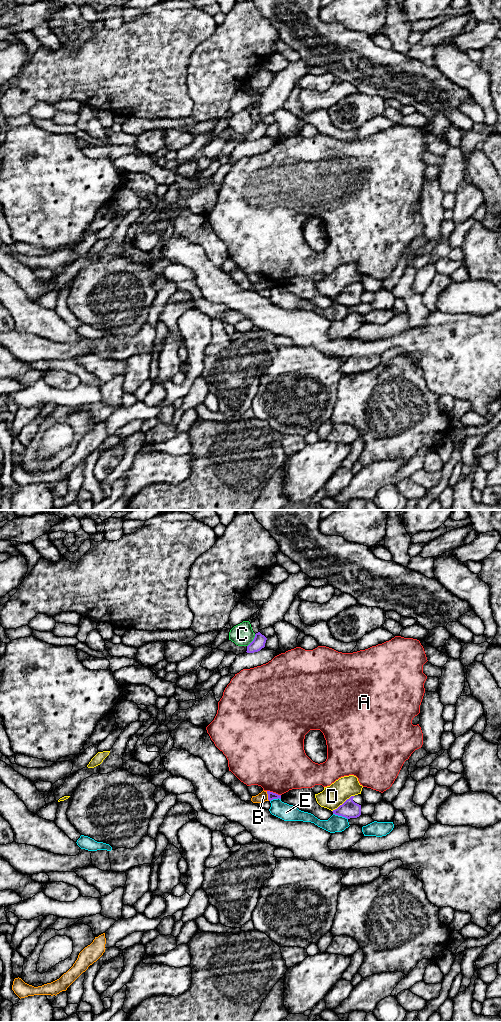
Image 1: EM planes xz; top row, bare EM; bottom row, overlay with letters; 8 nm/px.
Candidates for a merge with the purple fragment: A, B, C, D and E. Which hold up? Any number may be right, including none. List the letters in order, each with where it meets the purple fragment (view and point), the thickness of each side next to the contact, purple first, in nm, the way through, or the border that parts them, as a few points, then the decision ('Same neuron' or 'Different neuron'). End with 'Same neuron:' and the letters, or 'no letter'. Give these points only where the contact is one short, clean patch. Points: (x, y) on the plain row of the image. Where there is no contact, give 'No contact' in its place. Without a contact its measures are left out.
A: Touches purple at xz (274, 281). Thickness 60 nm (purple) against 480 nm. Different neuron
B: Touches purple at xz (268, 284). Thickness 60 nm (purple) against 80 nm. Boundary: xz (266, 279), (269, 288). Different neuron
C: Touches purple at xz (253, 128). Thickness 100 nm (purple) against 180 nm. Different neuron
D: Touches purple at xz (343, 291). Thickness 140 nm (purple) against 180 nm. Different neuron
E: Touches purple at xz (340, 303). Thickness 140 nm (purple) against 140 nm. Different neuron
Same neuron: no letter

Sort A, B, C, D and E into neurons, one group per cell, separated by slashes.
A / B / C / D / E

